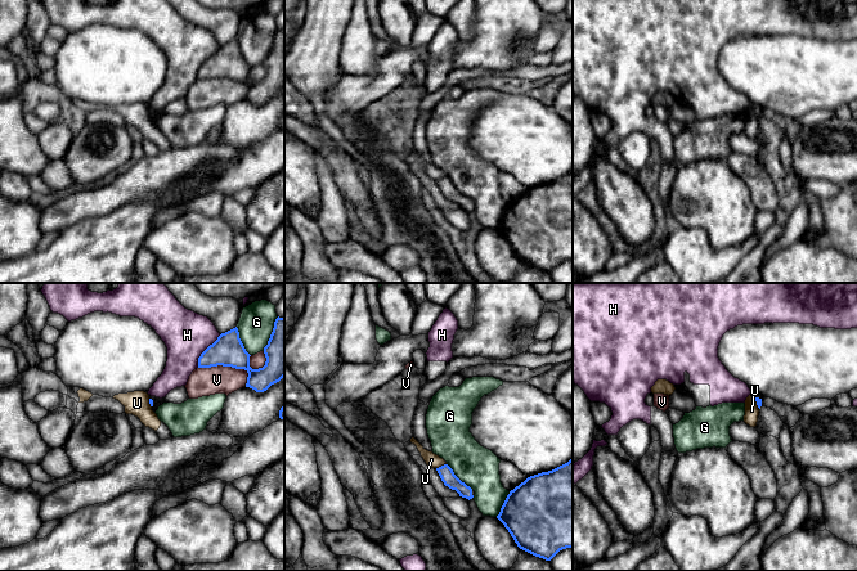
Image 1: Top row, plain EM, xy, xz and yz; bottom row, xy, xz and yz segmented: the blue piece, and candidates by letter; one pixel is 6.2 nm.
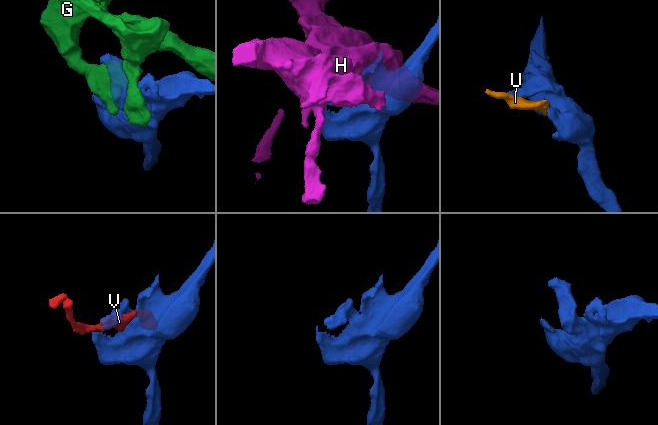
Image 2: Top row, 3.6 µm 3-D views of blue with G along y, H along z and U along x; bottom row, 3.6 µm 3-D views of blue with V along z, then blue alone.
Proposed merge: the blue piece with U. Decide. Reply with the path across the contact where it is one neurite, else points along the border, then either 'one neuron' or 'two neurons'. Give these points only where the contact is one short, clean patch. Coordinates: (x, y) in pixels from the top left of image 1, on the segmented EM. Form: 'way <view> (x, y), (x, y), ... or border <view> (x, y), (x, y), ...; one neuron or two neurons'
two neurons

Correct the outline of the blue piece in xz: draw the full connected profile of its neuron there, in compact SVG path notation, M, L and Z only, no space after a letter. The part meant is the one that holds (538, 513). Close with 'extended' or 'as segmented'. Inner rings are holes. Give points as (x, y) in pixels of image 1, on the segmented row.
M573 458L548 472L528 477L507 495L497 518L517 547L551 561L560 550L573 548Z; as segmented

